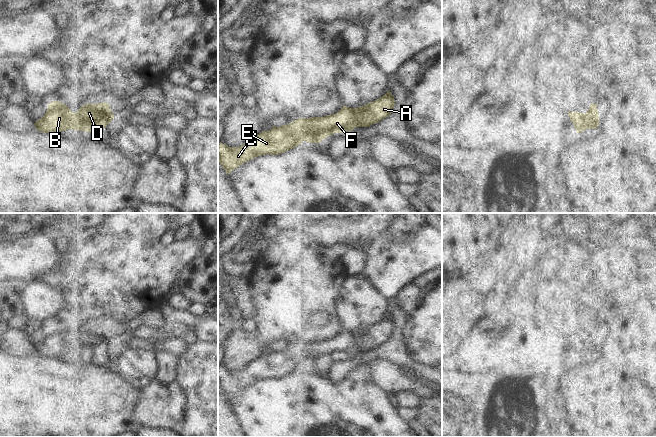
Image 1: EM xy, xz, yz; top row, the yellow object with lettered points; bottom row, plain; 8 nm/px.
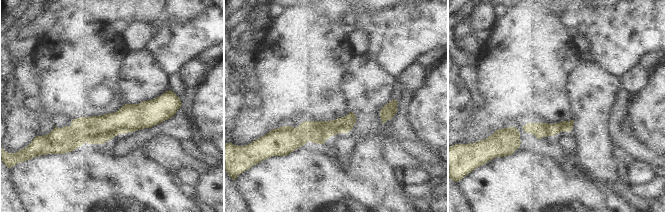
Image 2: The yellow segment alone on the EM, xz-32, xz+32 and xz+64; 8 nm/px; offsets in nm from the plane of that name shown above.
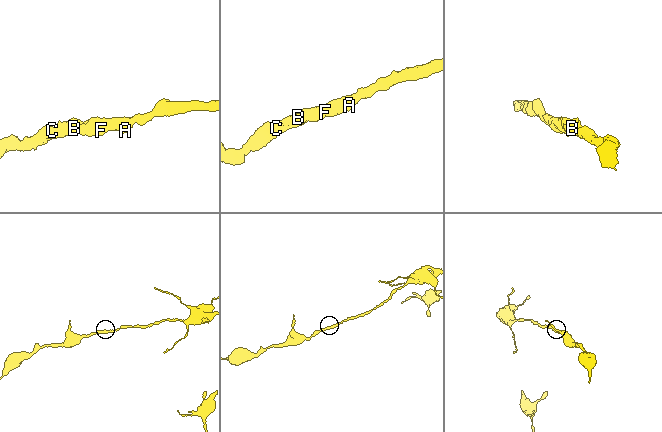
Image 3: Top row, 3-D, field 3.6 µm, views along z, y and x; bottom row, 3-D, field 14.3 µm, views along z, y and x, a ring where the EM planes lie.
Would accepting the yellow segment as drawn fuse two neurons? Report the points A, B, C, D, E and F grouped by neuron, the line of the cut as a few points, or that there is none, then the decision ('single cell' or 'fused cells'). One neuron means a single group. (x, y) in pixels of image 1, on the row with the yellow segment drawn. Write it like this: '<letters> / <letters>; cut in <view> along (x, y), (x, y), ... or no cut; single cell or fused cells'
A B C D E F; no cut; single cell

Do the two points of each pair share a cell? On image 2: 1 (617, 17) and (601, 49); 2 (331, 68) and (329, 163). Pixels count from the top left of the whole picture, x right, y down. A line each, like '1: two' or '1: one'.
1: one
2: two

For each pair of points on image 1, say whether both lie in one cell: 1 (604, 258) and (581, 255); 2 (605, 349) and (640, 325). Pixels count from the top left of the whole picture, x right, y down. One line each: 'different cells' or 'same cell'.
1: different cells
2: same cell

